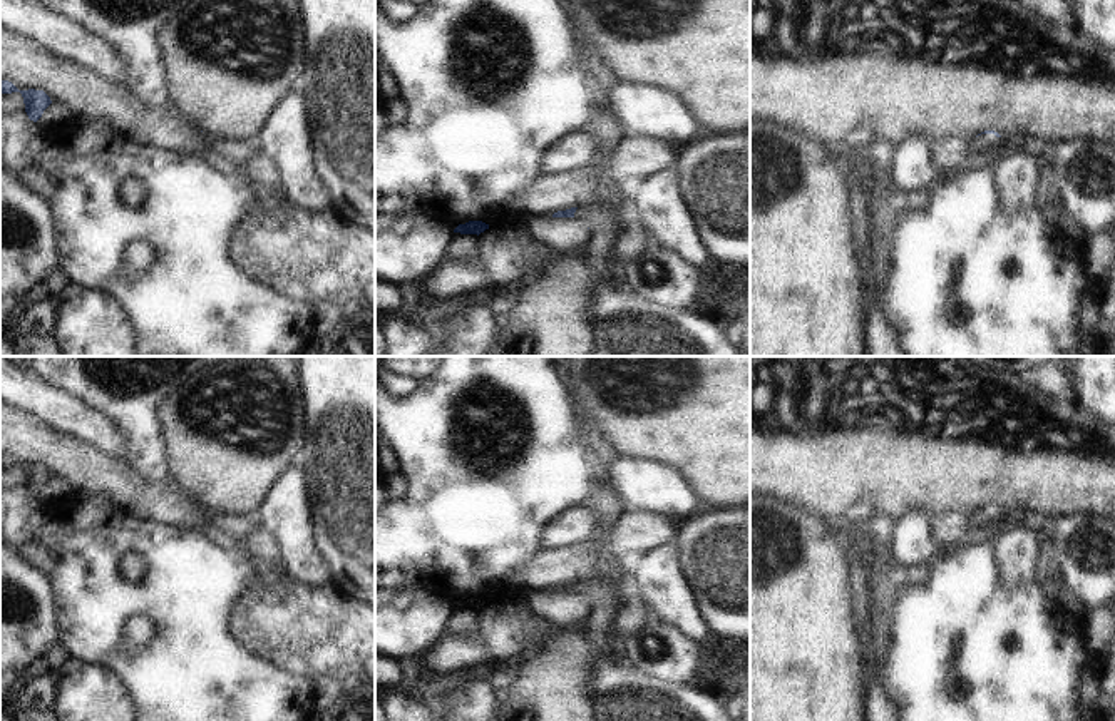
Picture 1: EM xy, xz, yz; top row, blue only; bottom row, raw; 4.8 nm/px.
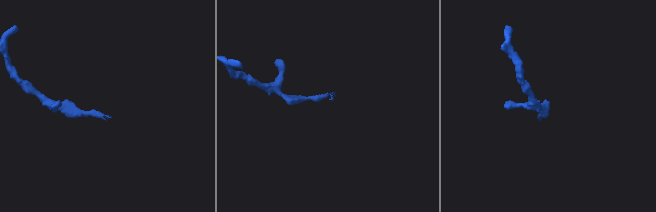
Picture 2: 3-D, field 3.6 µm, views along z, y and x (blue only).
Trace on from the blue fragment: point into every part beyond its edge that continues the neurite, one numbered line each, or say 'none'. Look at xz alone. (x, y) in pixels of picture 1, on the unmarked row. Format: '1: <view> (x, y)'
1: xz (600, 594)

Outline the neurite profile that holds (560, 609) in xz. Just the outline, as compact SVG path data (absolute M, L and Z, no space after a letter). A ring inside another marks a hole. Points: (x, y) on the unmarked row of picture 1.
M529 591L521 596L526 609L552 627L566 627L586 621L591 606L576 592Z

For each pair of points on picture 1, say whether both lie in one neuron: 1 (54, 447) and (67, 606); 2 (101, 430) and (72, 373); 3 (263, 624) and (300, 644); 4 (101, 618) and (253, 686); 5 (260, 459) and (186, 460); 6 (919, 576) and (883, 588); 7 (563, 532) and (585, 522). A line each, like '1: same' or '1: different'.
1: different
2: different
3: same
4: same
5: same
6: same
7: same

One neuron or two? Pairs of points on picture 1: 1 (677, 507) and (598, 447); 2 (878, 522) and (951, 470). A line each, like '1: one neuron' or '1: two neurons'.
1: two neurons
2: two neurons

